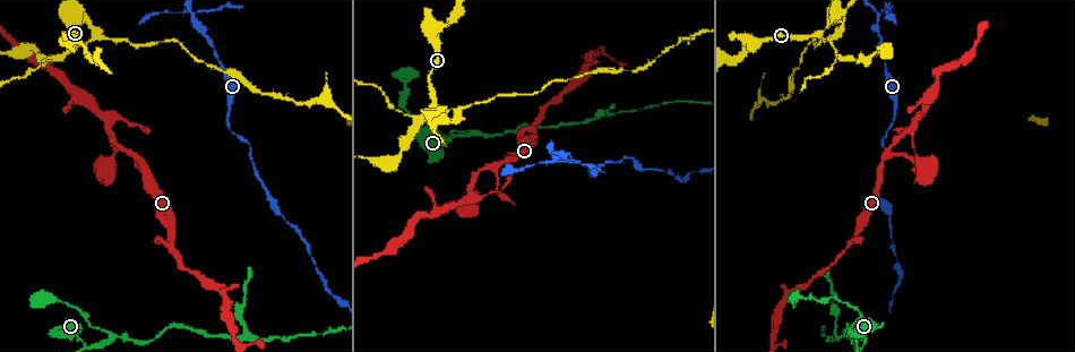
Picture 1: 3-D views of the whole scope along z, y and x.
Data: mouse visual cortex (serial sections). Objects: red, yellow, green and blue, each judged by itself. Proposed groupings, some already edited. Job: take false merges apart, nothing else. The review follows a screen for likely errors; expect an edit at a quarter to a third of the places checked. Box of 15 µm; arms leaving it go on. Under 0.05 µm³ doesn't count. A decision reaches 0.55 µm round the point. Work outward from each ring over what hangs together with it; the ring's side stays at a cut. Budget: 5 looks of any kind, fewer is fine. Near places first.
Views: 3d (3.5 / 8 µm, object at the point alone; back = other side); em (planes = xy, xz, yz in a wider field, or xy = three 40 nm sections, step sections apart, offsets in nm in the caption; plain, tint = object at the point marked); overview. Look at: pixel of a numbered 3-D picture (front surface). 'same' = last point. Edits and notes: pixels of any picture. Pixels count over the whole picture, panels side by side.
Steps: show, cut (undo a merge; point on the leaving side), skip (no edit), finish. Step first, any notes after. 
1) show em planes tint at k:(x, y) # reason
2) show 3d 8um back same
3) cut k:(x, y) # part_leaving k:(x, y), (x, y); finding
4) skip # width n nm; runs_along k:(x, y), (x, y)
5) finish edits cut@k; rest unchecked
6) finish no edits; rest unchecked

show 3d 3.5um at 1:(470, 134) # thick turns thin

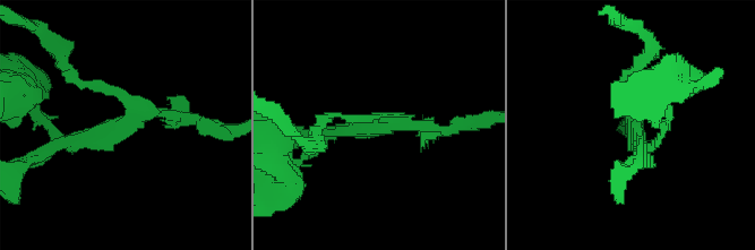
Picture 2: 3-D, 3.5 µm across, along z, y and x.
show em planes tint at 2:(379, 125)

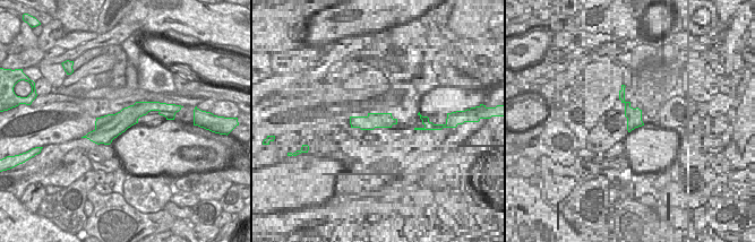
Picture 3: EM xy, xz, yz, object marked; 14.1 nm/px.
show em xy step 5 tint same # cut it another way

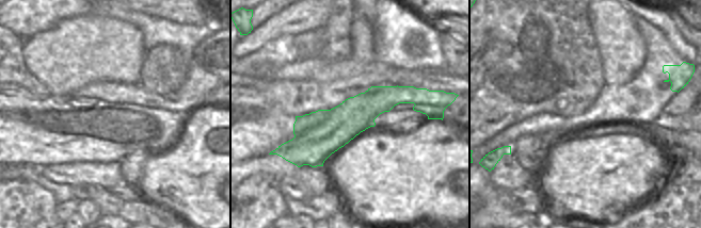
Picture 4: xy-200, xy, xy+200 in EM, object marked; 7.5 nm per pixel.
skip # arm_widths 150, 150, 150 nm; runs_along 2:(65, 141), (144, 114), (199, 121); one cell here

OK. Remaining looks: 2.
show 3d 3.5um at 1:(839, 340) # abrupt turn

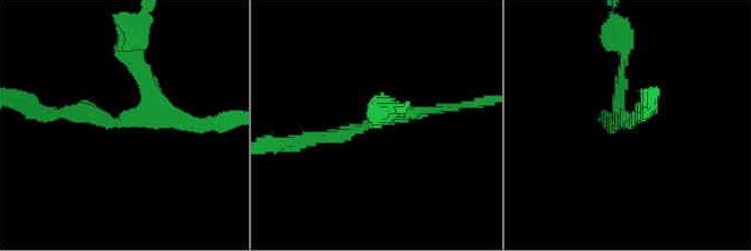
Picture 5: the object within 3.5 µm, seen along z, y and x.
show em xy step 5 tint at 5:(628, 121) # now the EM

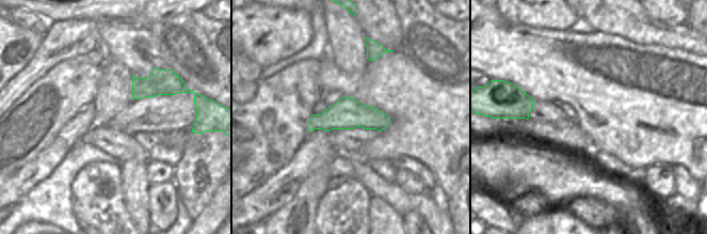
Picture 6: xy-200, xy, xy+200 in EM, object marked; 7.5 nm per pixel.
skip # arm_widths 150, 150, 150 nm; runs_along 5:(62, 114), (128, 121), (146, 104), (128, 59); continuous, no second cell

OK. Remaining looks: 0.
finish no edits; rest unchecked

